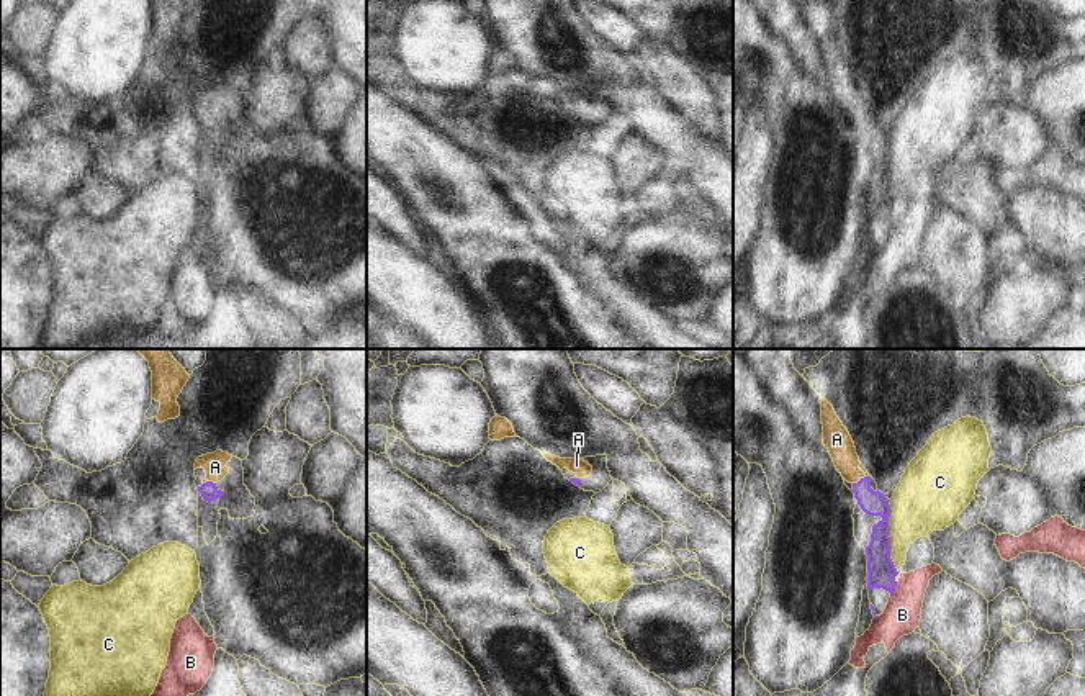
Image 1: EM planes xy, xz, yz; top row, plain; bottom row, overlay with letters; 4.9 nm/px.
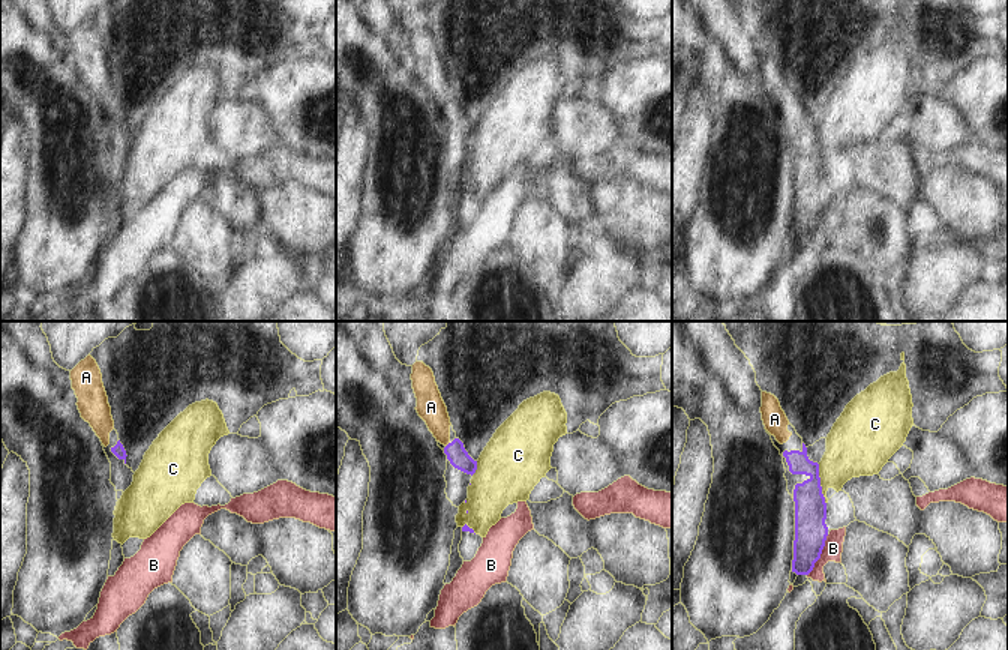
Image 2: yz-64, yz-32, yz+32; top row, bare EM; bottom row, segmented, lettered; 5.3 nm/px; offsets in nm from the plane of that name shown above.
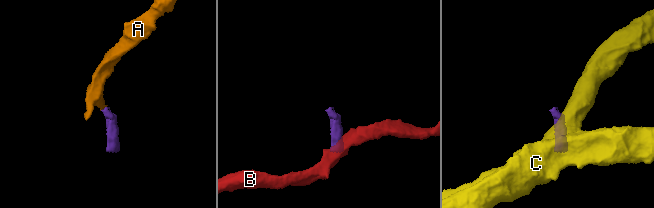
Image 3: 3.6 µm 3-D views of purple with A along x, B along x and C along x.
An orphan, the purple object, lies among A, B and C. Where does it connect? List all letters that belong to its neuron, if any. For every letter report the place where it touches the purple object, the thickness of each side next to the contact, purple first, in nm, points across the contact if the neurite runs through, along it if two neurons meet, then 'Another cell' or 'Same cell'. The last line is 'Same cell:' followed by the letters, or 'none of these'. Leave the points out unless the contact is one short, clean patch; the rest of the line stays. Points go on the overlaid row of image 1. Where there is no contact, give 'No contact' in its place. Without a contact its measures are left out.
A: Touches purple at xy (208, 482). Thickness 90 nm (purple) against 110 nm. Path across: xy (208, 490), (208, 482), (215, 474), (215, 467). Same cell
B: Touches purple at yz (894, 590). Thickness 140 nm (purple) against 180 nm. Boundary: yz (897, 582), (891, 596). Another cell
C: Touches purple at yz (889, 541). Thickness 140 nm (purple) against 300 nm. Boundary: yz (887, 500), (889, 557), (897, 572), (895, 582). Another cell
Same cell: A.

